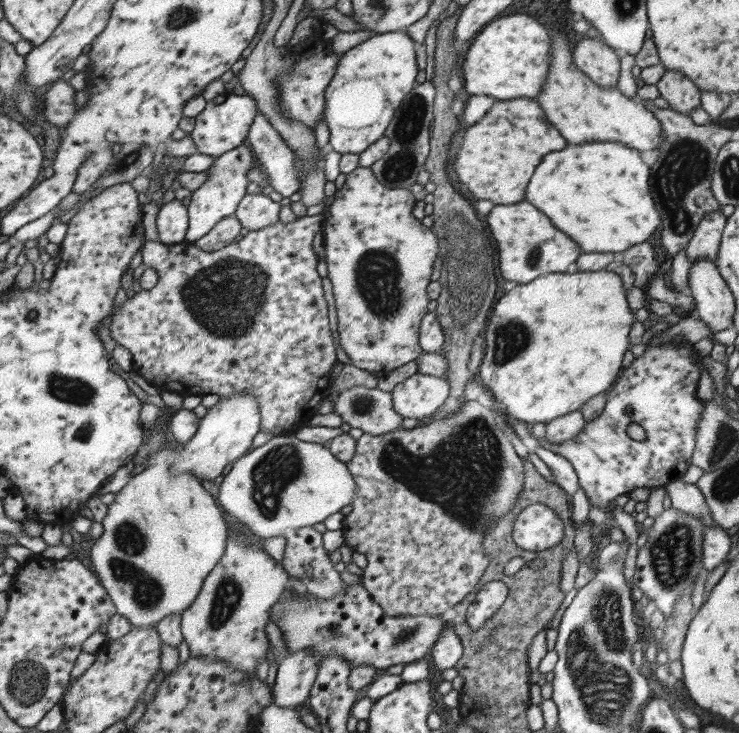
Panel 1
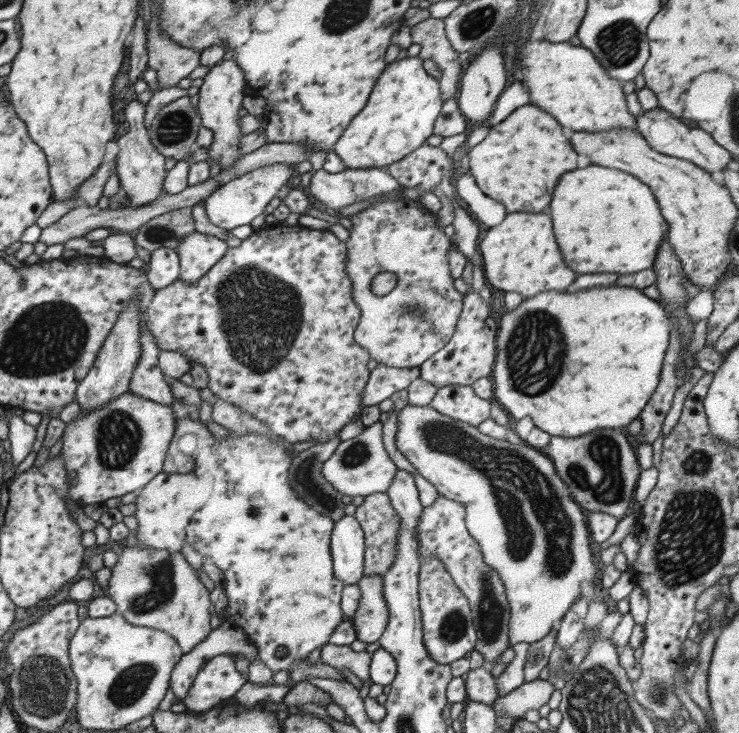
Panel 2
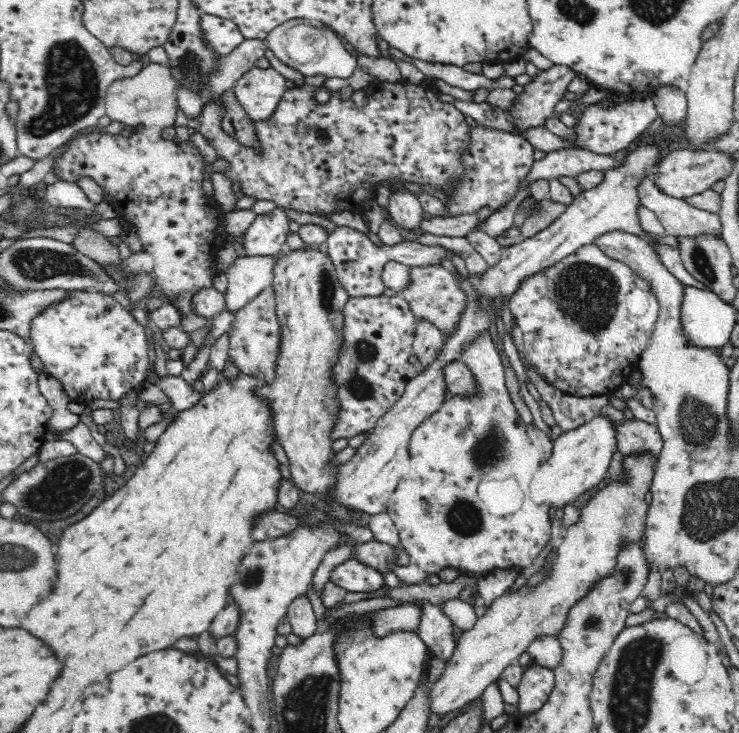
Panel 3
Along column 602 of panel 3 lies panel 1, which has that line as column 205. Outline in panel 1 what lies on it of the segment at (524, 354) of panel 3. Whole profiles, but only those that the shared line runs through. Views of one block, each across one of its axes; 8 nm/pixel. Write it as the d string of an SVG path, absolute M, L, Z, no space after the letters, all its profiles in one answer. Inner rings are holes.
M324 214L316 216L305 215L290 223L273 224L262 230L250 231L239 242L231 243L221 250L206 252L200 250L190 242L165 245L156 241L145 241L141 248L141 254L147 268L158 271L157 283L150 289L139 291L133 297L128 297L119 311L113 306L112 317L112 338L117 344L126 347L131 352L134 370L137 374L145 377L159 389L172 390L181 396L204 396L218 395L228 398L234 393L250 393L256 397L258 410L261 413L261 430L272 432L274 436L296 434L302 427L306 427L309 420L319 413L325 398L328 395L330 378L333 365L337 362L336 345L330 332L328 323L328 307L324 299L322 279L317 272L319 261L312 249L312 241L316 232L322 230Z

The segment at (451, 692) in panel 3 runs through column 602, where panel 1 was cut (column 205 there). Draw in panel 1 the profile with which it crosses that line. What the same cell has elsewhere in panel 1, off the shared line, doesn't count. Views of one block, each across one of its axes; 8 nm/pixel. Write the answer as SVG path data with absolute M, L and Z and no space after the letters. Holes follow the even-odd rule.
M178 446L158 449L142 462L145 467L135 472L107 506L103 534L89 553L94 573L110 595L117 614L124 616L134 629L156 626L172 614L182 616L198 596L204 579L221 559L226 546L227 524L212 494L192 473L171 471L171 459L177 449Z

